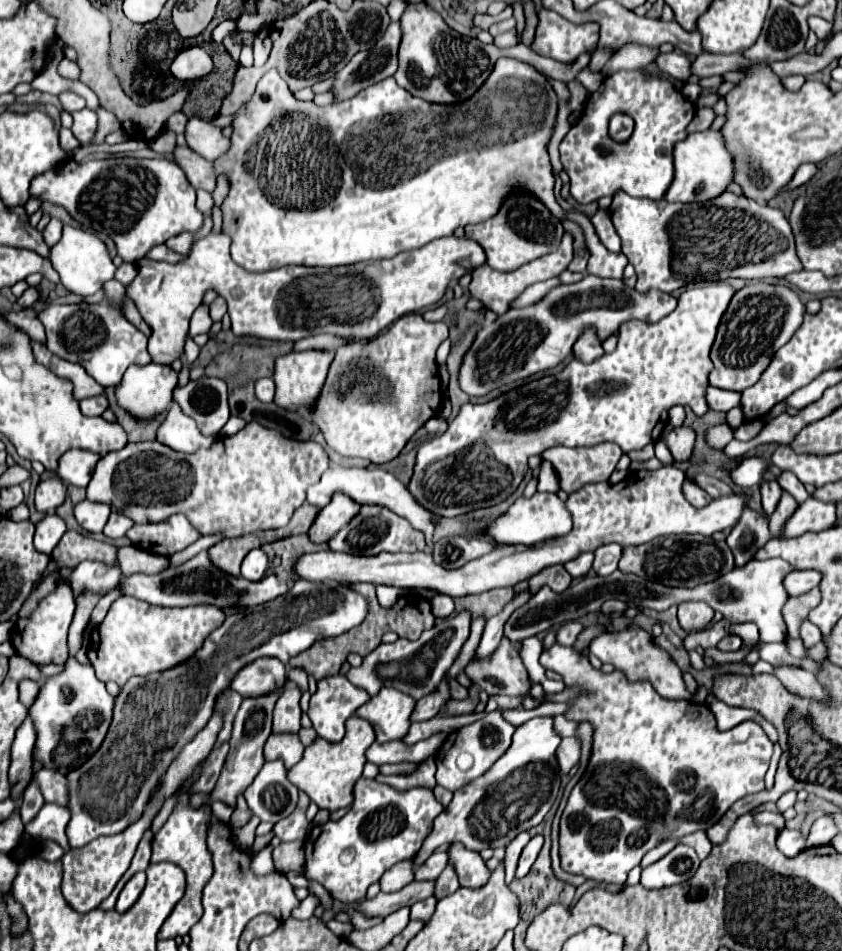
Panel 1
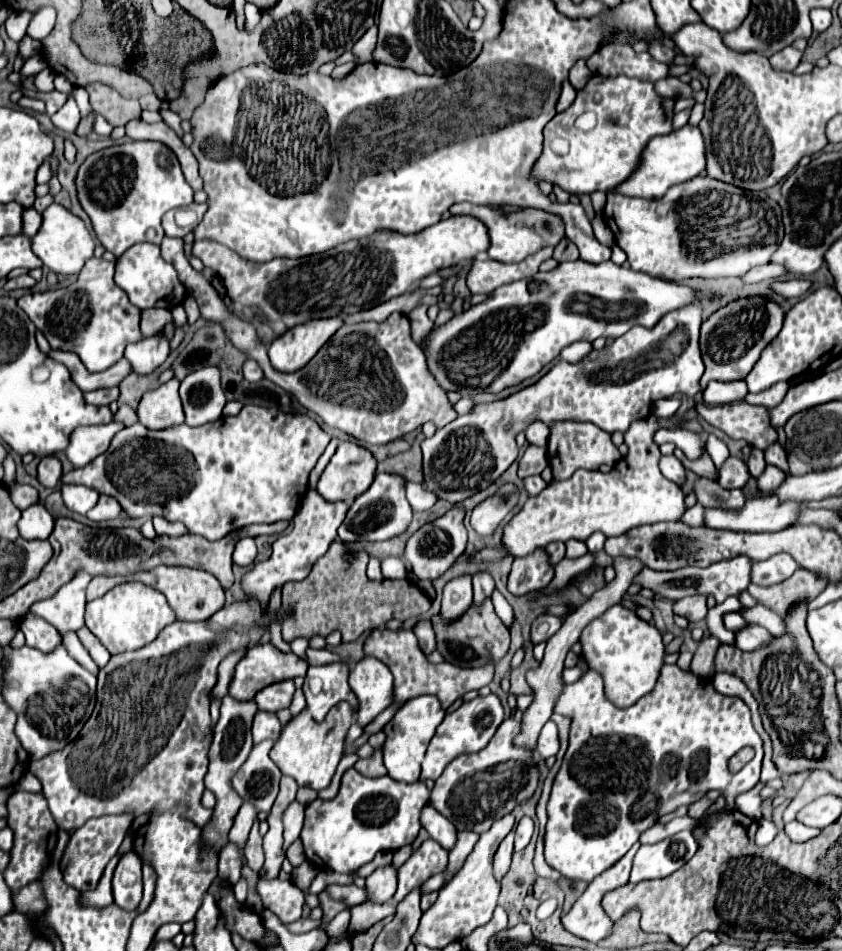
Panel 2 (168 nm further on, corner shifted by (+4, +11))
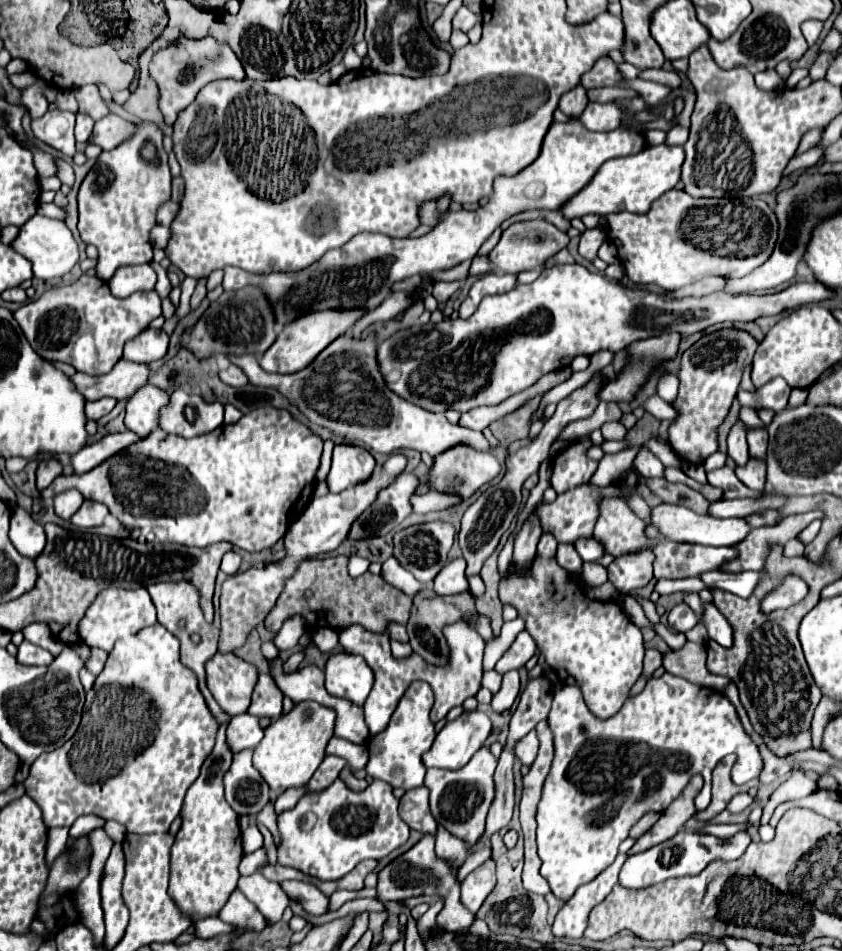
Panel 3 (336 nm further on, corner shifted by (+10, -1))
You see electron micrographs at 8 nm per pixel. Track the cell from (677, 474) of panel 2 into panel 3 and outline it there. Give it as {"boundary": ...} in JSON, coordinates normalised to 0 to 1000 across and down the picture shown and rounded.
{"boundary":[[[762,471],[762,475],[755,479],[753,494],[762,503],[789,503],[789,490],[786,490],[786,486],[779,484],[779,479],[774,479],[774,475],[770,471]]]}

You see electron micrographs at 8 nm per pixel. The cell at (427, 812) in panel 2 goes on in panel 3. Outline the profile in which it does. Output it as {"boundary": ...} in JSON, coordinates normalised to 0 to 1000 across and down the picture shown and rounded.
{"boundary":[[[504,826],[485,831],[477,837],[477,841],[475,841],[475,858],[489,873],[518,879],[520,866],[518,866],[515,858],[511,856],[508,831]]]}

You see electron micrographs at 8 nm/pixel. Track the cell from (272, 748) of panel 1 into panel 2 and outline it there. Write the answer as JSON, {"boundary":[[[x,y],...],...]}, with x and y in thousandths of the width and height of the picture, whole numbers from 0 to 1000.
{"boundary":[[[304,749],[302,761],[299,761],[302,782],[306,782],[306,780],[311,780],[316,776],[330,778],[333,768],[335,768],[335,761],[333,761],[333,757],[325,751],[321,751],[321,749]]]}

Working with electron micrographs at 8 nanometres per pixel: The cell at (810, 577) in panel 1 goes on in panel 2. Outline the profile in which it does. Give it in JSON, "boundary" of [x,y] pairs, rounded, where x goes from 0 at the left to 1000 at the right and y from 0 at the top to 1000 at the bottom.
{"boundary":[[[926,580],[924,585],[914,585],[912,589],[895,591],[895,597],[891,599],[891,612],[900,616],[917,616],[941,606],[945,597],[945,589],[941,585],[933,585],[933,580]]]}

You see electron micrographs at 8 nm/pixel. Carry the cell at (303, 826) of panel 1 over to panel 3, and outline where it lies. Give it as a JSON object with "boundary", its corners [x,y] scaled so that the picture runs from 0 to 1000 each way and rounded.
{"boundary":[[[309,915],[299,921],[285,923],[283,936],[323,970],[330,970],[335,965],[335,959],[344,948],[335,932],[318,925]]]}

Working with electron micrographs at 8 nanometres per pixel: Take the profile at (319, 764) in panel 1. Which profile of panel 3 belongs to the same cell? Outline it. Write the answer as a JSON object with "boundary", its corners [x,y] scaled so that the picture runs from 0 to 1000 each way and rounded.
{"boundary":[[[361,738],[352,740],[344,751],[335,751],[314,768],[311,780],[302,787],[302,805],[328,835],[342,829],[359,829],[368,822],[387,795],[387,784],[397,774],[397,761],[399,749],[394,744]]]}

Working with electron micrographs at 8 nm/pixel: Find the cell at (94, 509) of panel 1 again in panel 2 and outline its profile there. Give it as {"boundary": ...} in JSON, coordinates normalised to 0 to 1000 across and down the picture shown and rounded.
{"boundary":[[[83,509],[83,511],[74,511],[74,524],[76,524],[76,530],[81,536],[102,540],[116,528],[116,517],[102,513],[102,511]]]}

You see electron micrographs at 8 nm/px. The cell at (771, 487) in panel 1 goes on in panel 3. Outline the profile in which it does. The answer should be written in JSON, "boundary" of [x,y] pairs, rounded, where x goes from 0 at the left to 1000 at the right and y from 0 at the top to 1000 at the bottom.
{"boundary":[[[874,444],[869,448],[869,452],[867,452],[867,458],[865,458],[865,479],[874,486],[874,490],[886,490],[886,486],[891,484],[886,454],[884,454],[884,446],[881,444]]]}

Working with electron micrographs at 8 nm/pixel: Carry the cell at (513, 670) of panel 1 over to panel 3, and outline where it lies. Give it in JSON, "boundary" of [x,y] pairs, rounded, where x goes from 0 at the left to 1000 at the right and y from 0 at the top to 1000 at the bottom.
{"boundary":[[[504,618],[496,627],[492,627],[489,652],[485,652],[485,656],[482,656],[489,683],[496,690],[501,690],[508,698],[530,700],[532,692],[534,692],[534,681],[525,667],[525,660],[532,656],[539,656],[539,654],[556,654],[563,648],[568,648],[568,641],[563,637],[563,627],[558,623],[551,623],[546,627],[518,627],[515,620]]]}

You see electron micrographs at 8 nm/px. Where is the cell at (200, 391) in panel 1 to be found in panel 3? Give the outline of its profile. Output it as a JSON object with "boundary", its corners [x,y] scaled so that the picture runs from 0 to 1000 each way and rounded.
{"boundary":[[[209,410],[202,427],[195,429],[190,450],[219,461],[233,461],[257,452],[264,446],[266,429],[261,423],[245,423],[240,416]]]}

